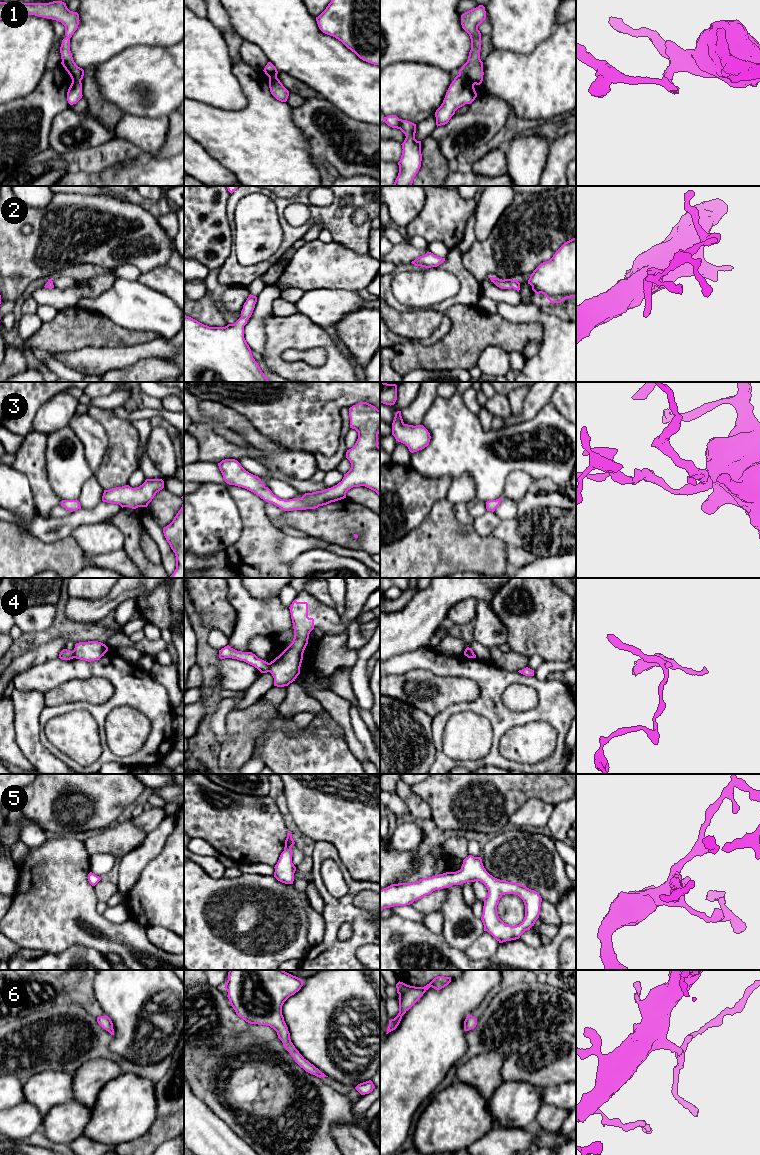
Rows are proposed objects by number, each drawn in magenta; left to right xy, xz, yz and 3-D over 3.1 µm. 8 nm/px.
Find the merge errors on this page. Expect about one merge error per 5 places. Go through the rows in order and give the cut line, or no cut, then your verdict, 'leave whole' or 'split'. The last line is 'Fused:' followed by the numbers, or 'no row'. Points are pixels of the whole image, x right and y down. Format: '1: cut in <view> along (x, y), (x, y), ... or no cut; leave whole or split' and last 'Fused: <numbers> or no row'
1: cut in yz along (459, 74), (473, 85); split
2: no cut; leave whole
3: no cut; leave whole
4: cut in xz along (270, 663), (268, 671); split
5: no cut; leave whole
6: no cut; leave whole
Fused: 1, 4

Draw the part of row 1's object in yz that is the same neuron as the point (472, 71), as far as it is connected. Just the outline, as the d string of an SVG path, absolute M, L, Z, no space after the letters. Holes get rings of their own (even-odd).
M479 5L461 15L462 28L469 34L471 50L467 62L458 74L473 85L480 85L483 81L483 62L480 59L481 33L478 26L486 19L483 5Z

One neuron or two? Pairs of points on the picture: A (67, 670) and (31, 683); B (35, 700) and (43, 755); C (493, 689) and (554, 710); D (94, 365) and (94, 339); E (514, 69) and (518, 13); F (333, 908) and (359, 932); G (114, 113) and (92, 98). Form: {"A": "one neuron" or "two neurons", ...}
{"A": "one neuron", "B": "one neuron", "C": "one neuron", "D": "two neurons", "E": "two neurons", "F": "one neuron", "G": "one neuron"}

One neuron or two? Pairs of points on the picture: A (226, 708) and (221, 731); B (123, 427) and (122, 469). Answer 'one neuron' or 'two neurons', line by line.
A: one neuron
B: one neuron

